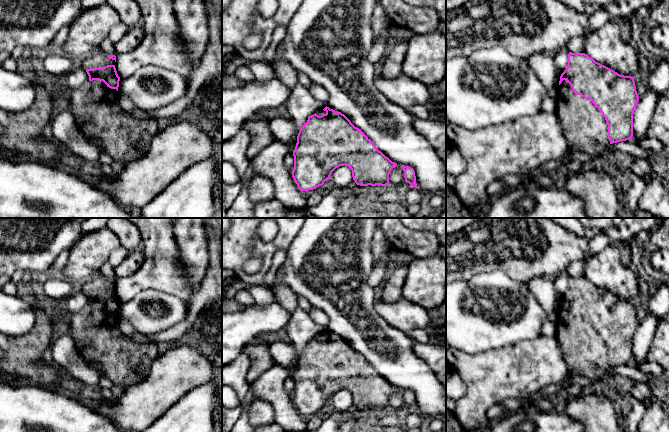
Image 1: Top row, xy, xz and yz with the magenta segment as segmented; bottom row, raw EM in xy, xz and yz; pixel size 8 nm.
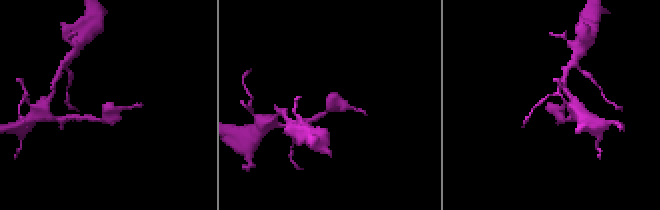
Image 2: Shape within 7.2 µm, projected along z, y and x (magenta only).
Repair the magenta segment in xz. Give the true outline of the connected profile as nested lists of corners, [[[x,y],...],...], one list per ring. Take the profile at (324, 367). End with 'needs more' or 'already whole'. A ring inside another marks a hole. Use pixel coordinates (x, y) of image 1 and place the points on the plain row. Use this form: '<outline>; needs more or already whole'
[[[325,331],[308,341],[301,351],[295,373],[292,401],[300,415],[322,410],[332,396],[340,390],[348,390],[353,404],[360,410],[386,410],[389,398],[397,387],[392,386],[374,367],[341,336]]]; needs more

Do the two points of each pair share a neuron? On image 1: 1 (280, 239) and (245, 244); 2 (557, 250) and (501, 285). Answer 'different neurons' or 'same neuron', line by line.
1: same neuron
2: different neurons

